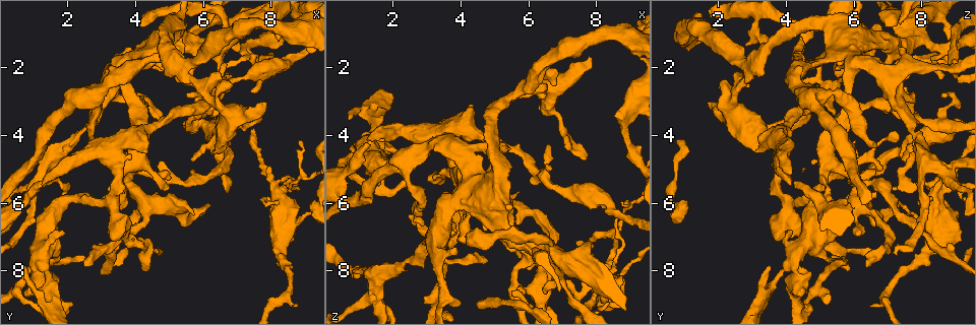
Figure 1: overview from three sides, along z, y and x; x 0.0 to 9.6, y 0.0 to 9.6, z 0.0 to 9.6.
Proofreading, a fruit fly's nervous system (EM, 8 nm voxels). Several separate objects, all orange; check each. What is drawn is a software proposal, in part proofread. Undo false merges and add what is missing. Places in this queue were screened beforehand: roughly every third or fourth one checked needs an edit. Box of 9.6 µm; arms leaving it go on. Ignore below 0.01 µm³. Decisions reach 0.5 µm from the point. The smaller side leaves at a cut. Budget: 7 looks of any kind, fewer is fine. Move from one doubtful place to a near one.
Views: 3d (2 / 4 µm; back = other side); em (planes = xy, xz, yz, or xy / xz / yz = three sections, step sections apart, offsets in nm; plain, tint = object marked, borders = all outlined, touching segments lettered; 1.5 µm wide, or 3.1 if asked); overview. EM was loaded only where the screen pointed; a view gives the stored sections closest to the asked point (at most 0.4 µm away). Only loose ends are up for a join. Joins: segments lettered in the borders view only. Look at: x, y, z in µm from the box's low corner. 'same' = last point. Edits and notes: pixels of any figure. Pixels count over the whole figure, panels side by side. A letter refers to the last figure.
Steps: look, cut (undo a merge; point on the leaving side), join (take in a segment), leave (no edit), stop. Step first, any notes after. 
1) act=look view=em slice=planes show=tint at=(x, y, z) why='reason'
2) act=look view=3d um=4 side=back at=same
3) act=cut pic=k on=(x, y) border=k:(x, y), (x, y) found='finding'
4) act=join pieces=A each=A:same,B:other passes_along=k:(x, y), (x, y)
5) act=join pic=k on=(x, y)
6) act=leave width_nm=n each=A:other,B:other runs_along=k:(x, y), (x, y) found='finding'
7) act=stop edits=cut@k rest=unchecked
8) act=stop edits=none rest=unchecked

act=look view=em slice=planes show=borders at=(8.70, 9.00, 6.45) why='free end'

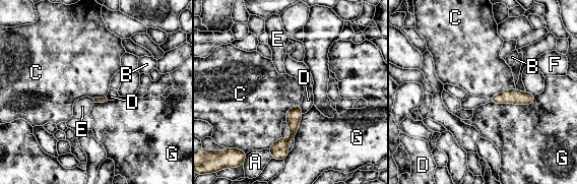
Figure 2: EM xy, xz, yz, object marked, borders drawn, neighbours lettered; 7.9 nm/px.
act=leave each=A:other,B:other,C:other,D:other,E:other,F:other,G:other runs_along=2:(299, 108), (293, 135), (275, 154) found='none of them fits'

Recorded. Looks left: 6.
act=look view=em slice=planes show=borders at=(2.60, 7.85, 6.40) why='long arm stops here'

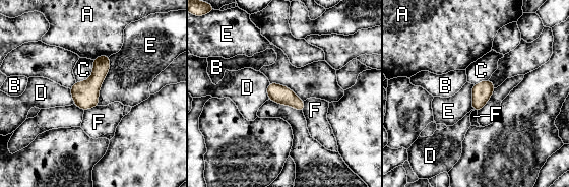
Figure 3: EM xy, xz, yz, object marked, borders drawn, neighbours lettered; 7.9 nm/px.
act=leave each=A:other,B:other,C:other,D:other,E:other,F:other border=3:(97, 105), (83, 110) found='none of them fits'

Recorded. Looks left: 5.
act=look view=em slice=xy step=8 show=tint at=(3.45, 2.05, 8.60)

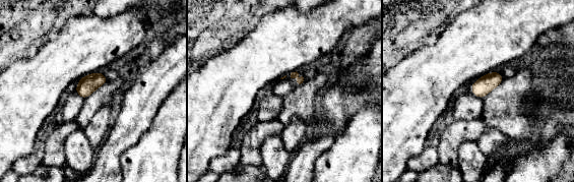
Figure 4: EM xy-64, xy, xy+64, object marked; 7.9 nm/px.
act=look view=em slice=planes show=borders at=same why='cut it another way'

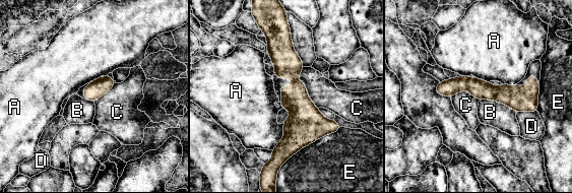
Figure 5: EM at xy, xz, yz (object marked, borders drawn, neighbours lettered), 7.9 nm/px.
act=leave longest_contact=E:320nm each=A:other,B:other,C:other,D:other,E:other runs_along=5:(284, 35), (297, 80), (297, 136), (284, 156) found='one cell here'

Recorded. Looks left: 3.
act=stop edits=none rest=unchecked

